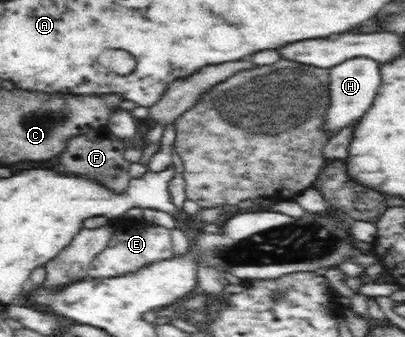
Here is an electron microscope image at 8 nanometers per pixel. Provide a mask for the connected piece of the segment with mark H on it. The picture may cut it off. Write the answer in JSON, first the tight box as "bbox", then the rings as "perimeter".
{"bbox":[324,57,380,137],"perimeter":[[[359,57],[336,64],[327,70],[330,75],[330,104],[326,108],[324,130],[330,133],[331,137],[338,134],[340,130],[352,126],[370,108],[380,88],[379,66],[378,62],[370,58]]]}

